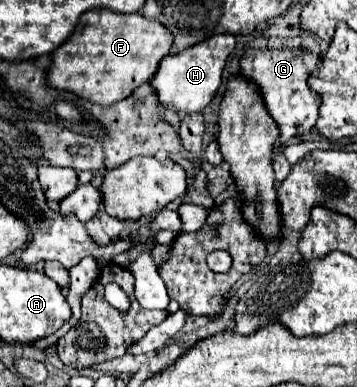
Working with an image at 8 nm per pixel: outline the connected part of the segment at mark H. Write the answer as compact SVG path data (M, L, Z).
M224 33L224 35L214 35L210 39L204 39L202 43L186 47L178 53L168 53L162 59L154 79L150 81L160 103L172 107L174 111L184 111L184 113L202 111L212 101L212 97L216 95L222 83L222 71L234 45L236 45L234 35Z

